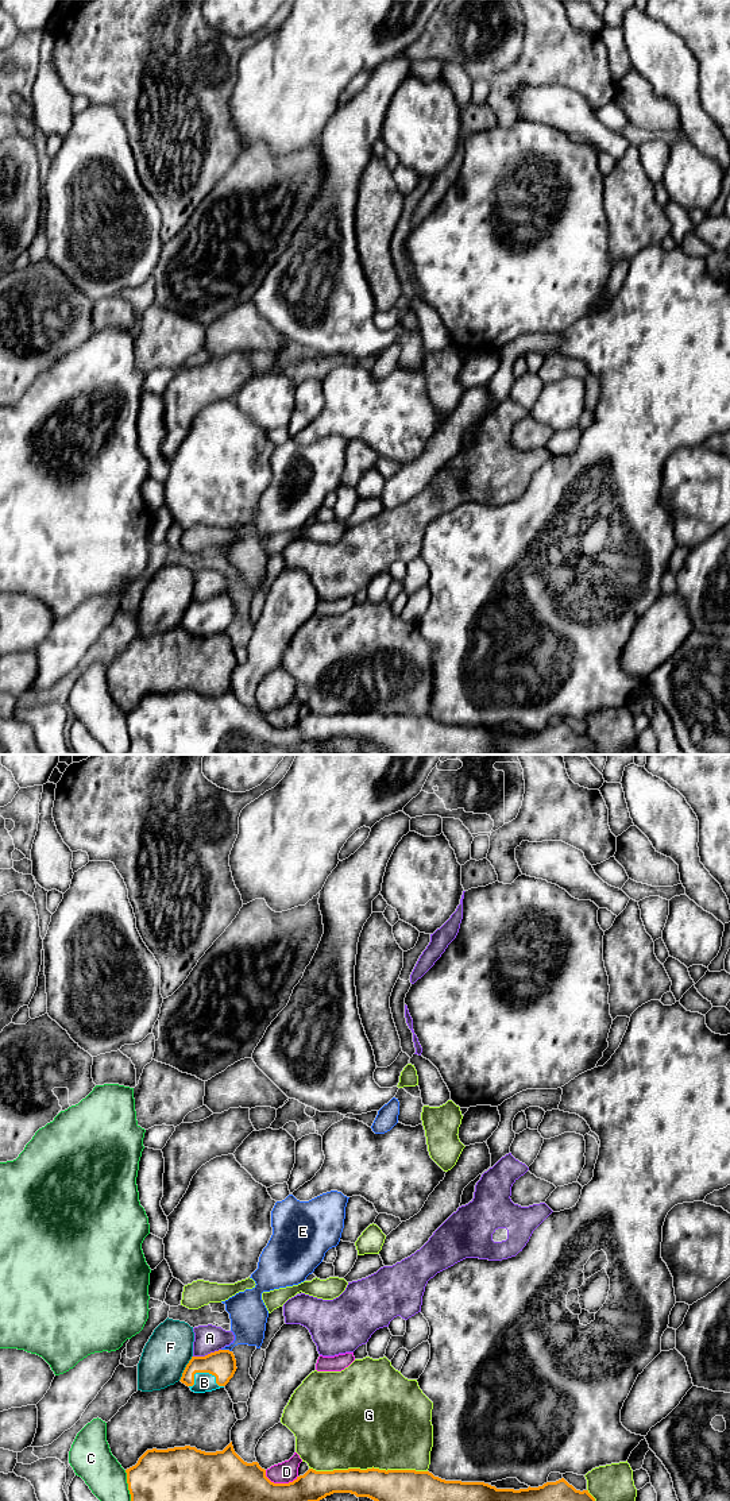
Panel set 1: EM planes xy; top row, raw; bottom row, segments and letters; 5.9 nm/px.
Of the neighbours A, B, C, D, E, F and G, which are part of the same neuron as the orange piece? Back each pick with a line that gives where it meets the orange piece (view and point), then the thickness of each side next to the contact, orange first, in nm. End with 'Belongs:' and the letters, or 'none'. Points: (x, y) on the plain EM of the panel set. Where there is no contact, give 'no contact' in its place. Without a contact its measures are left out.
B: contact xy (204, 616); calibres 170 and 110 nm
Belongs: B

